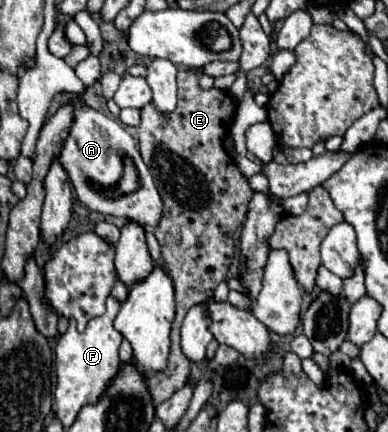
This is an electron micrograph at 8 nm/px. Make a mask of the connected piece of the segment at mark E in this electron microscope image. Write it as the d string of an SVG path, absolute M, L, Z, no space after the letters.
M179 70L179 104L175 112L163 120L147 104L141 108L139 148L143 162L155 180L155 186L163 198L163 218L155 228L155 236L161 244L161 254L169 276L175 284L177 316L171 330L171 354L169 366L147 378L147 390L153 398L153 406L159 406L173 392L181 390L189 376L189 360L179 348L179 328L187 310L209 298L219 282L225 280L229 264L235 254L235 230L243 224L247 204L253 190L247 178L235 166L235 160L225 152L223 138L229 134L235 120L235 104L227 92L201 90L201 74L195 70Z

